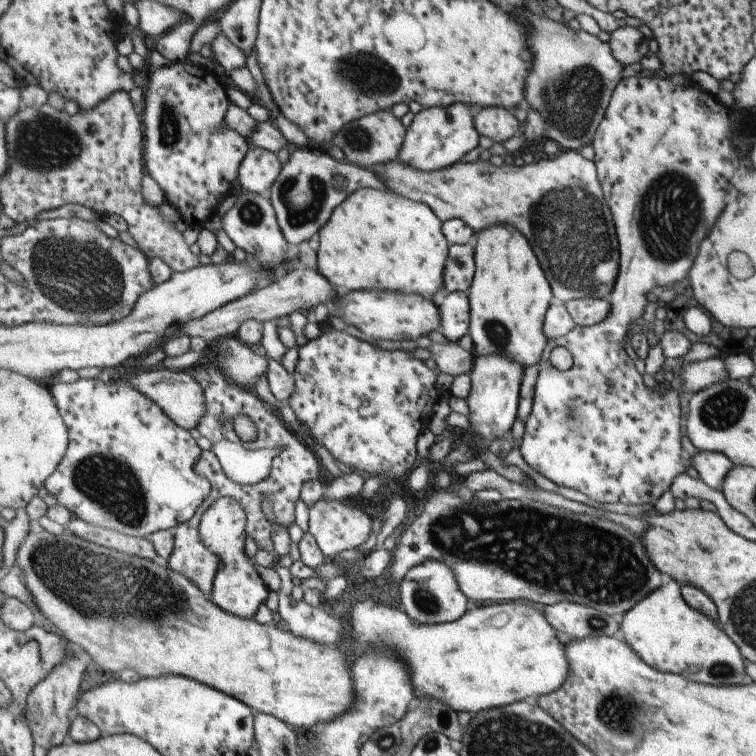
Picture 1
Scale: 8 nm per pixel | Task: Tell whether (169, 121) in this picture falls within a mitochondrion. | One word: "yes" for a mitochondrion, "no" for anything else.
yes

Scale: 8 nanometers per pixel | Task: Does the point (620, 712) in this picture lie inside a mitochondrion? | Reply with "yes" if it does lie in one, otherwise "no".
yes

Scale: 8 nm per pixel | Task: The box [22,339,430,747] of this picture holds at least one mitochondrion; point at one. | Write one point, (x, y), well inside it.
(62, 565)

